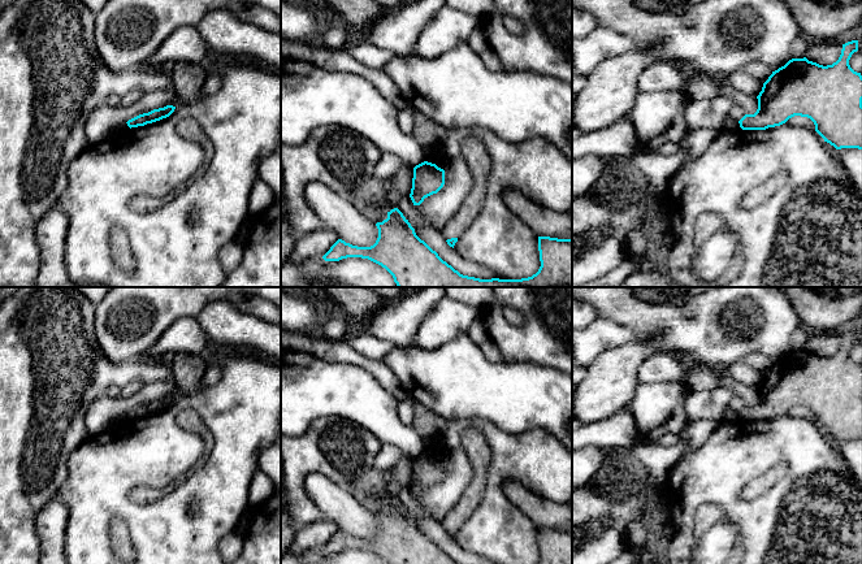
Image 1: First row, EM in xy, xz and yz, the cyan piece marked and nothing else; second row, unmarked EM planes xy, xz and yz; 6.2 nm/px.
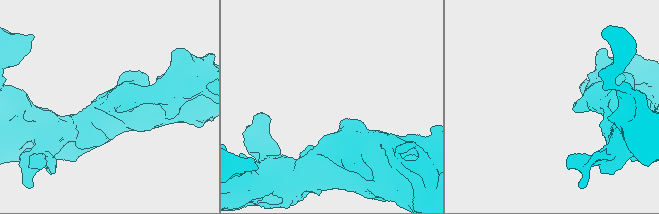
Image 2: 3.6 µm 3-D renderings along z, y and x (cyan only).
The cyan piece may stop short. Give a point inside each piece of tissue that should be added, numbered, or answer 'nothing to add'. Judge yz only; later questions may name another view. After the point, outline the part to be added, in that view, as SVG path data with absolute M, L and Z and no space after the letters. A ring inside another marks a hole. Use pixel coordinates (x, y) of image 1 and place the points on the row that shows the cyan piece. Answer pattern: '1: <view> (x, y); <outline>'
nothing to add

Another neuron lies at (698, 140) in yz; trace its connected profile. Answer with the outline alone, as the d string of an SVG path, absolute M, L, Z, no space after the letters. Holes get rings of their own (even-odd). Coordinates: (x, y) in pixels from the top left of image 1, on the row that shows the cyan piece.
M711 127L690 130L683 140L688 148L688 155L685 156L685 160L681 162L681 166L689 165L694 160L699 159L710 147L710 144L718 138L718 135L719 130Z

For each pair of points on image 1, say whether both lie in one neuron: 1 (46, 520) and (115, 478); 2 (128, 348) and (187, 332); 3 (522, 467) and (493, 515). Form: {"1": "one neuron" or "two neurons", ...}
{"1": "two neurons", "2": "two neurons", "3": "one neuron"}

